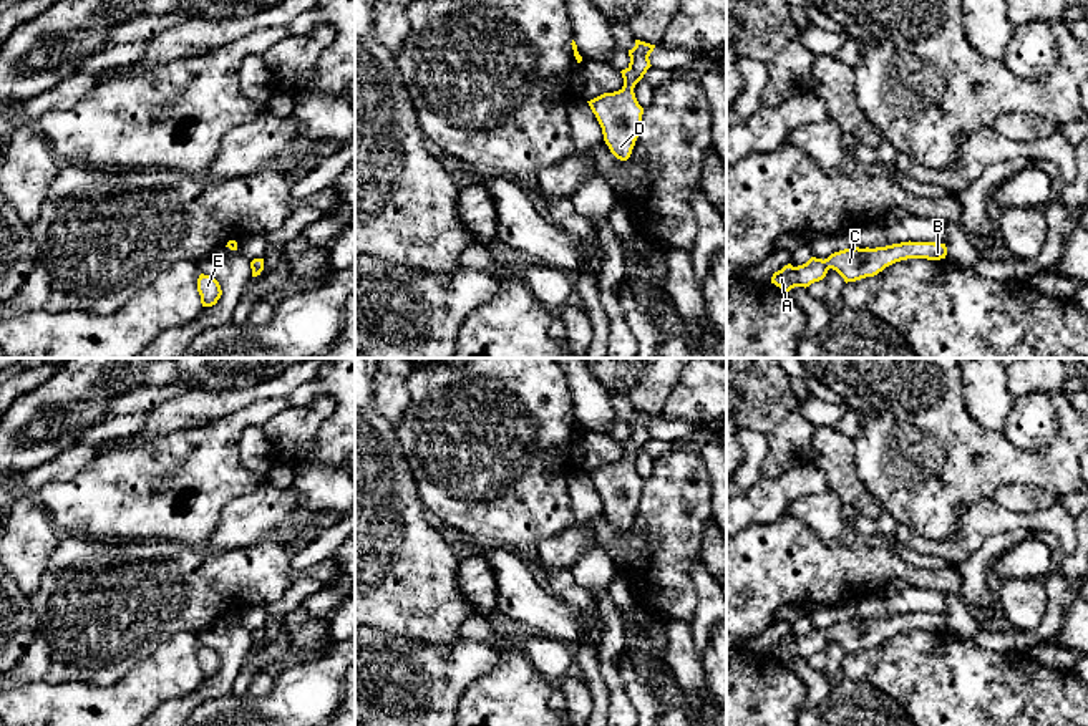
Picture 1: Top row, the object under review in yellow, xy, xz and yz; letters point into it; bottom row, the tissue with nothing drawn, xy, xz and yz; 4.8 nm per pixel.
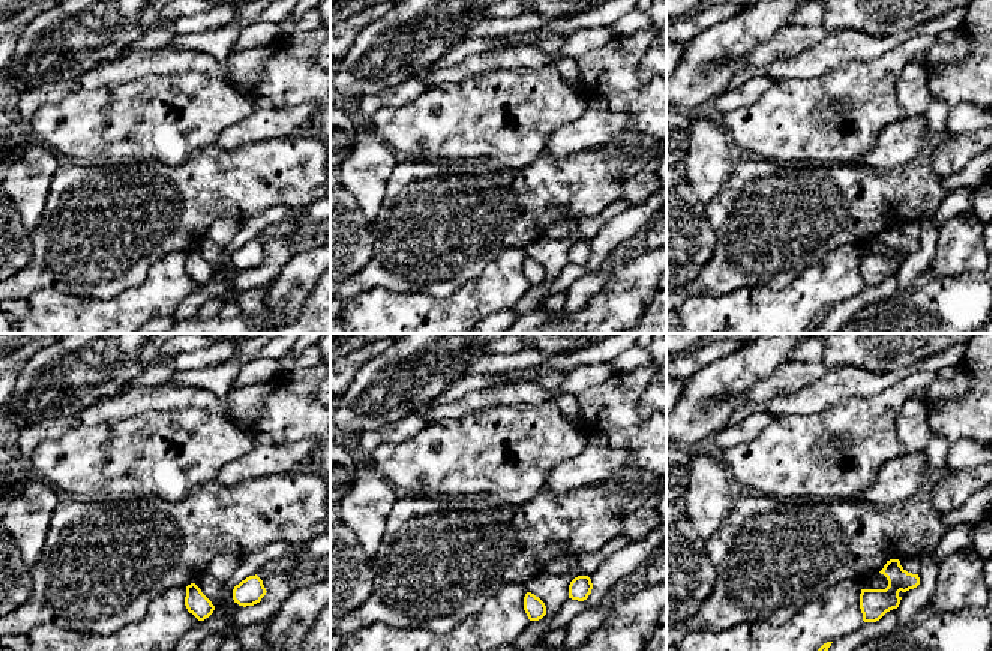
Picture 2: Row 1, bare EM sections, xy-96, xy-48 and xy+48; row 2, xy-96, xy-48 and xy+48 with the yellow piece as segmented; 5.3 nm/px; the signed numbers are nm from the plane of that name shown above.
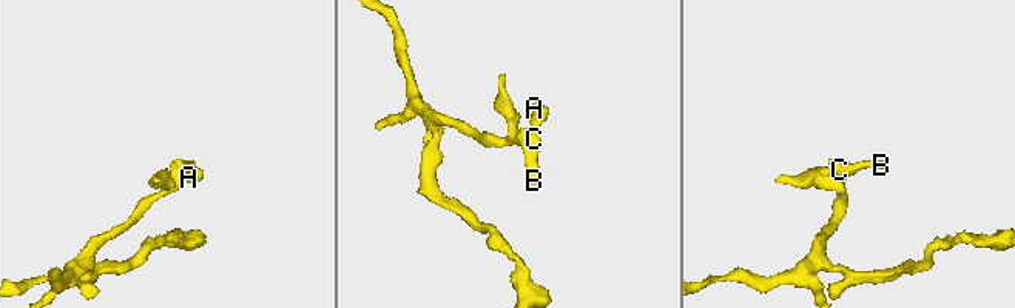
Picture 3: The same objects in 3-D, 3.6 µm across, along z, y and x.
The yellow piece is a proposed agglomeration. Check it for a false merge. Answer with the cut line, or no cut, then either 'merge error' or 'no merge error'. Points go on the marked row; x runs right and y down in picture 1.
cut none; no merge error

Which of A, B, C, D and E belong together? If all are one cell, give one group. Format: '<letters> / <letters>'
A B C D E

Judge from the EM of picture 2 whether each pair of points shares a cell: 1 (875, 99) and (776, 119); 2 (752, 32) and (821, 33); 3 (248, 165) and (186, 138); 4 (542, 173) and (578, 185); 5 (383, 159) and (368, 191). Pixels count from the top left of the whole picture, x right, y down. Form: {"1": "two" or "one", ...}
{"1": "one", "2": "two", "3": "two", "4": "one", "5": "one"}

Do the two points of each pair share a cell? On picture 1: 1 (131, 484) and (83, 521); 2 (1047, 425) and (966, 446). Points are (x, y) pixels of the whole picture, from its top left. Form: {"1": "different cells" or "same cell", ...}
{"1": "same cell", "2": "different cells"}

